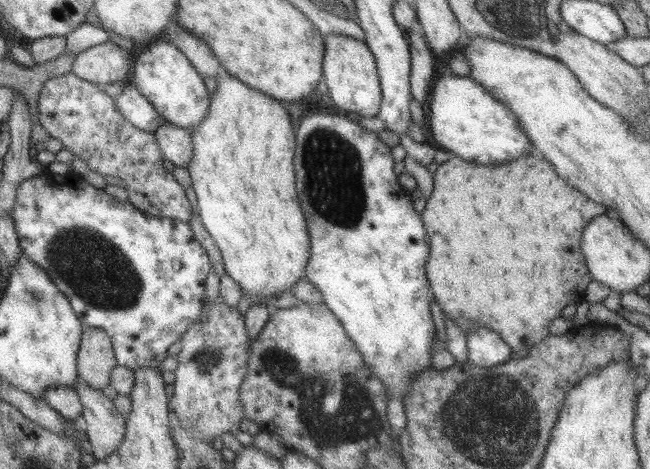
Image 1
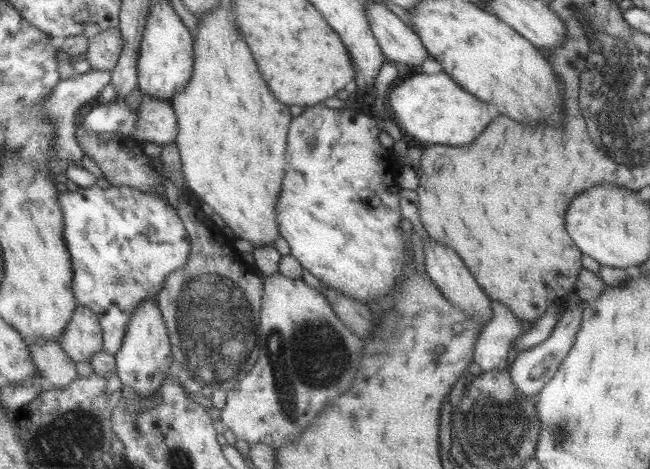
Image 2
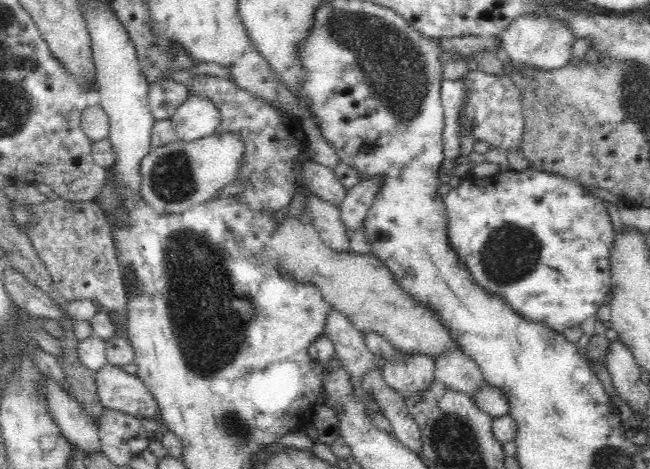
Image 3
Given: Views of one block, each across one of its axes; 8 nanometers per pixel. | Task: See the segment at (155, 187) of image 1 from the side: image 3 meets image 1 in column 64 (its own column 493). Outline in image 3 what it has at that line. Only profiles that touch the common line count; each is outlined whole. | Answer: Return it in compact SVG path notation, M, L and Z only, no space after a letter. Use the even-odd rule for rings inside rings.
M474 69L463 78L467 88L467 96L462 106L460 122L460 140L466 133L472 133L474 142L484 140L490 148L500 150L520 151L521 140L524 130L523 98L520 96L518 87L514 86L512 79L502 74L486 74L481 70ZM466 119L472 130L465 128L463 120Z

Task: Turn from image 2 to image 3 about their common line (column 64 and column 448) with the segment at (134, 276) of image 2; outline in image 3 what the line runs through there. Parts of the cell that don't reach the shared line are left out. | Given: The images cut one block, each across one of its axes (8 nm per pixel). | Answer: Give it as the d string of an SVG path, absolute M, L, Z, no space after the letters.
M527 168L523 171L510 169L497 172L495 175L482 178L468 178L460 181L455 188L451 188L443 197L446 209L446 223L448 223L447 238L454 250L458 261L467 268L471 278L491 296L502 298L522 319L526 321L542 322L556 333L580 326L584 320L598 313L604 305L604 299L612 284L612 250L614 250L614 228L604 200L594 195L596 187L582 185L559 174L545 173Z

